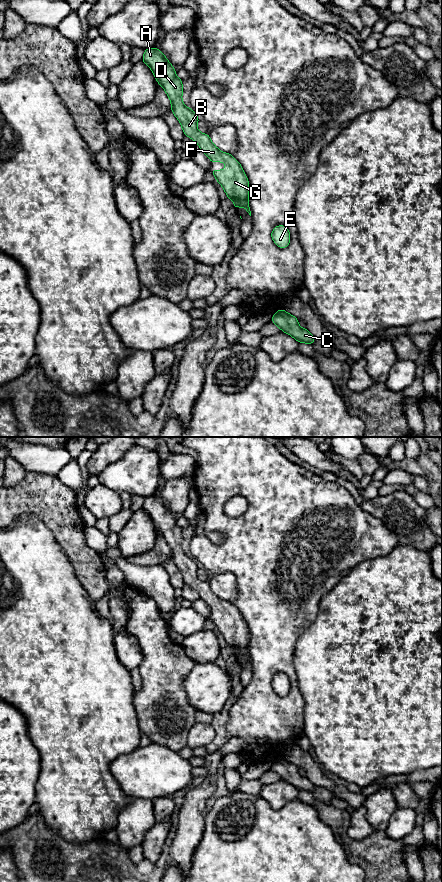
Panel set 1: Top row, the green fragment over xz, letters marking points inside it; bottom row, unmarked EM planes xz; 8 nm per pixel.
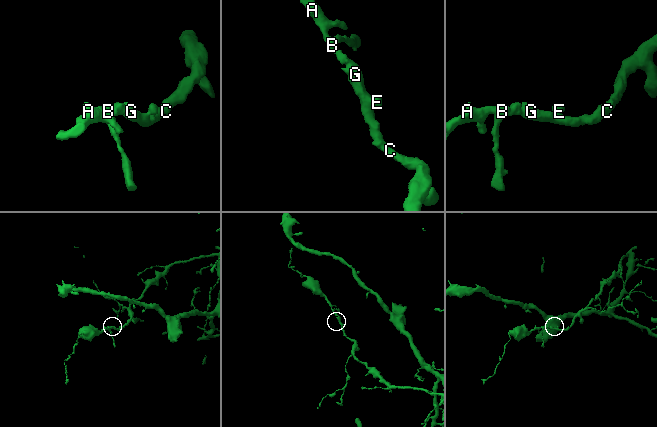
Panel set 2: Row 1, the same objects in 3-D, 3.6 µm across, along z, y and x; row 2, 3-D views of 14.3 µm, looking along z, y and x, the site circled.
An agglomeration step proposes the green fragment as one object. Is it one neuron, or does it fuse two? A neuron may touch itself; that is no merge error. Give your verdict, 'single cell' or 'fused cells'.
single cell

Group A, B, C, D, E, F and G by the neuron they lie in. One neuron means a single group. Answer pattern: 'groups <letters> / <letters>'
groups A B C D E F G

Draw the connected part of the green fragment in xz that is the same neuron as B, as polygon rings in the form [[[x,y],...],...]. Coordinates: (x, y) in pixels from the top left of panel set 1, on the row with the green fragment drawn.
[[[158,48],[144,50],[142,62],[150,67],[158,84],[162,86],[171,101],[171,110],[181,124],[185,136],[198,143],[211,163],[225,162],[225,170],[211,170],[217,182],[224,188],[234,207],[246,209],[251,216],[248,202],[249,181],[240,163],[231,155],[220,151],[211,141],[209,134],[200,133],[197,129],[198,115],[182,102],[183,80],[176,77],[173,65]]]

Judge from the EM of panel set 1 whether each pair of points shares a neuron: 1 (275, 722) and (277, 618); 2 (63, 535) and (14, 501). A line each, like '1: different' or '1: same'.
1: same
2: same

